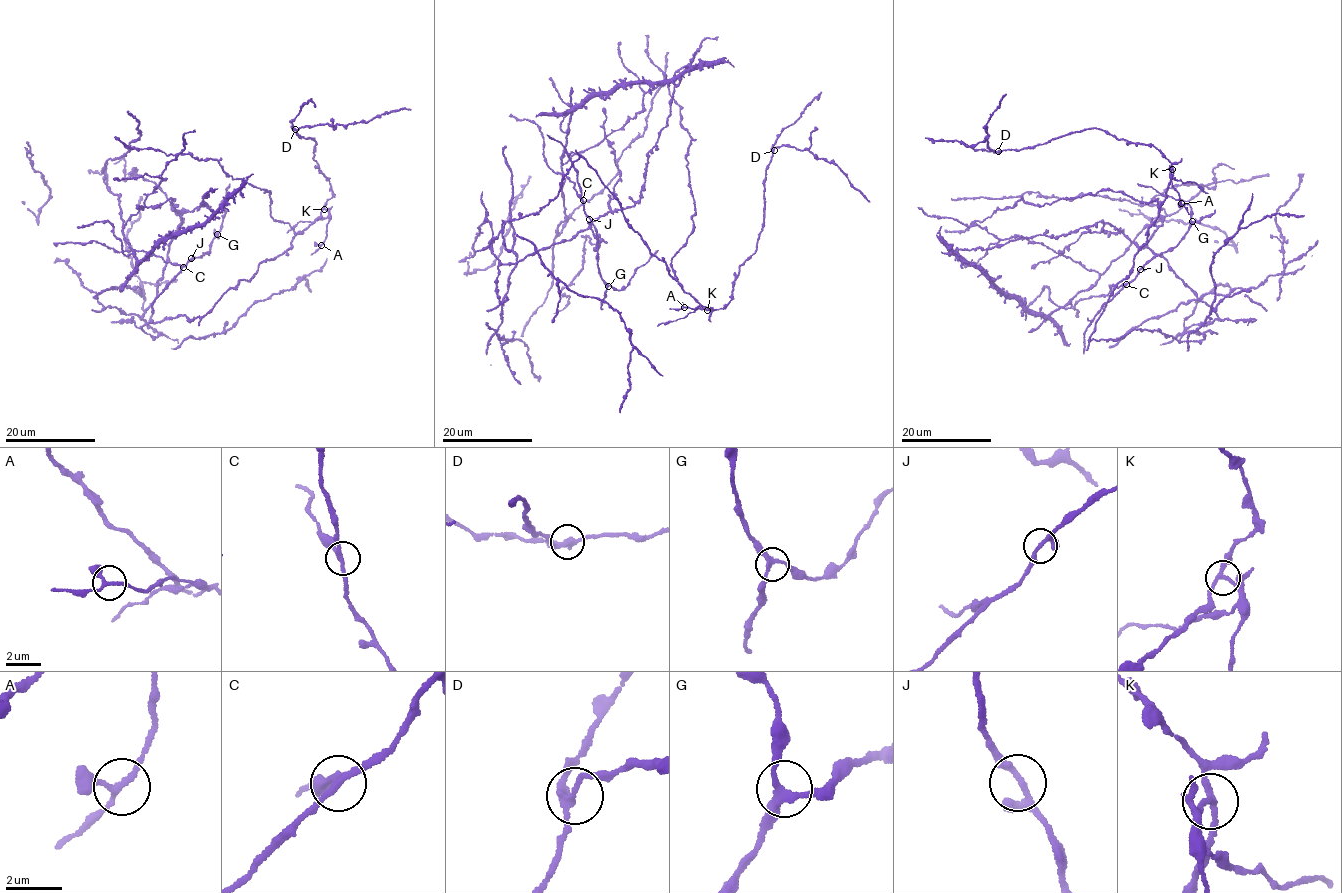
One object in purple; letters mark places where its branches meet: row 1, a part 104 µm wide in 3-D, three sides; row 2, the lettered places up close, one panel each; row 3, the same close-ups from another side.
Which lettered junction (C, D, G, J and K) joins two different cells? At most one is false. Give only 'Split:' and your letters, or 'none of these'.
Split: K

